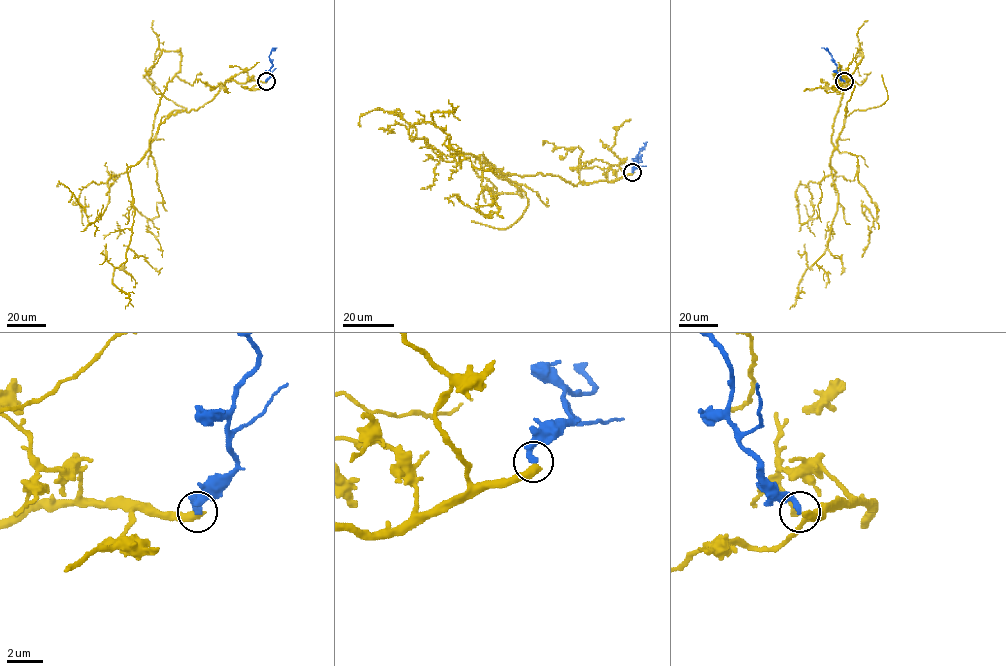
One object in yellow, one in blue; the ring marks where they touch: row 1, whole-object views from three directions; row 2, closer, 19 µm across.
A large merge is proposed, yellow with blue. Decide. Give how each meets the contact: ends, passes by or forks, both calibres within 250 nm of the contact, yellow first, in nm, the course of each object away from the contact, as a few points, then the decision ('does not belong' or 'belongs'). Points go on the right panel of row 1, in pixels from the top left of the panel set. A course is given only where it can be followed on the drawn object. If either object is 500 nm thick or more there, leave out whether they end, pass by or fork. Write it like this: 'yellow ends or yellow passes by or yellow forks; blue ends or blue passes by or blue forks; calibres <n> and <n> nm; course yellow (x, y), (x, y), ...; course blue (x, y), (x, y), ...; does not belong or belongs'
yellow ends; blue ends; calibres 480 and 360 nm; course yellow (844, 81), (852, 80), (854, 87), (830, 165), (836, 213), (825, 253), (808, 268), (789, 308); course blue (844, 81), (831, 55), (821, 47); does not belong

